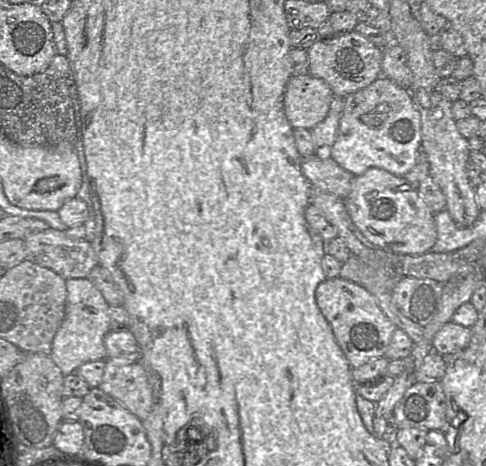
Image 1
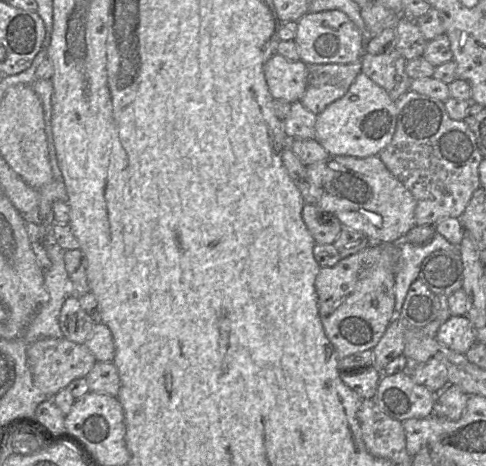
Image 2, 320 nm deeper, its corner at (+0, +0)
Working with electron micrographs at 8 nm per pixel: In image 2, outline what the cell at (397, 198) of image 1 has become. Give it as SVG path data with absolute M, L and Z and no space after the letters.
M329 156L323 161L306 166L306 170L317 190L317 207L336 218L343 228L364 234L372 243L396 243L416 225L415 198L378 156Z

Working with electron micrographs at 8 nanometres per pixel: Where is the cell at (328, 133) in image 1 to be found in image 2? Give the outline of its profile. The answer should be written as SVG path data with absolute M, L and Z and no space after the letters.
M361 60L349 64L306 65L308 82L300 102L315 115L343 97L361 72Z

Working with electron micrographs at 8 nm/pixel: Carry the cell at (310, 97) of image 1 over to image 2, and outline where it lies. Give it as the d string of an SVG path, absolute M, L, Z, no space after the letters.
M275 53L265 63L264 75L272 98L291 104L300 101L306 90L308 66Z

